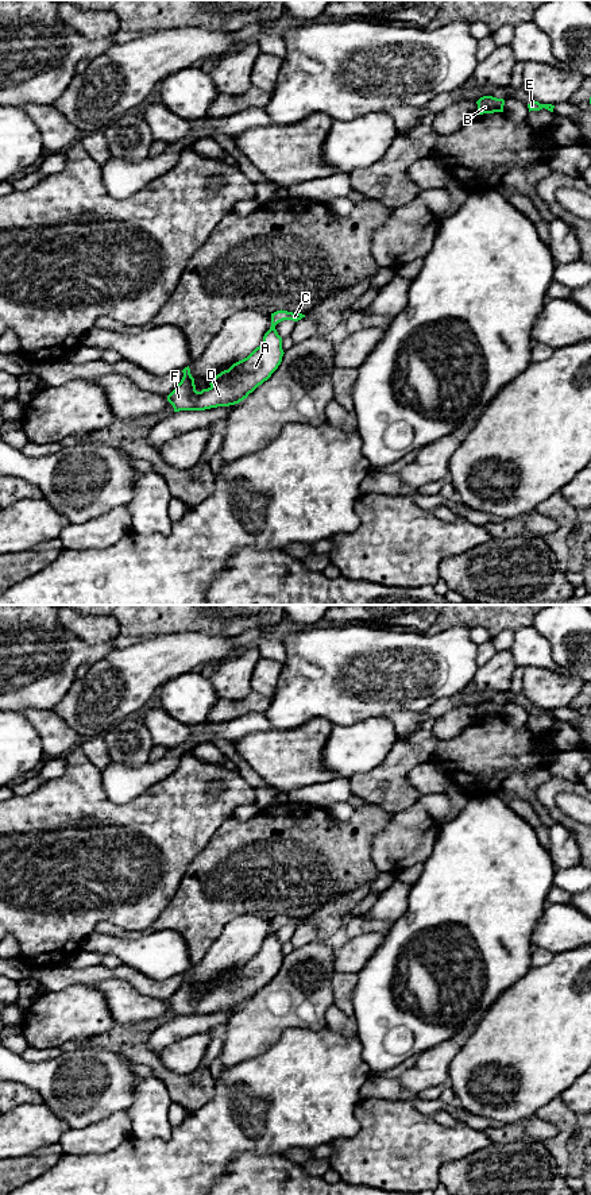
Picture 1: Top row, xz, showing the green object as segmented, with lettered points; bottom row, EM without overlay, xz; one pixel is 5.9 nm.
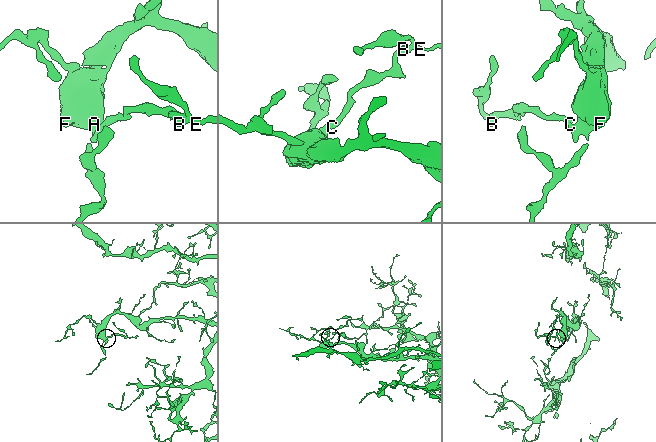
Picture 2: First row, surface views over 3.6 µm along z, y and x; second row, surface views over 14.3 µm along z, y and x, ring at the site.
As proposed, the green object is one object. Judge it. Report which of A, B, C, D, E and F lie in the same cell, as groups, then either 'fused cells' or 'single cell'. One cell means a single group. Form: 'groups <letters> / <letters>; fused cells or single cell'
groups A B C D E F; single cell

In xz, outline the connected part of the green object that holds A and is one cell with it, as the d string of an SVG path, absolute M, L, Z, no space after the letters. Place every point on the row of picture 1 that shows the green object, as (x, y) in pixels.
M287 311L271 313L271 327L264 334L263 342L247 358L233 363L228 370L217 374L208 389L196 390L194 378L189 366L182 370L184 377L167 396L174 412L205 410L217 406L239 404L259 385L267 381L282 362L282 338L275 325L283 320L298 321L305 315Z

